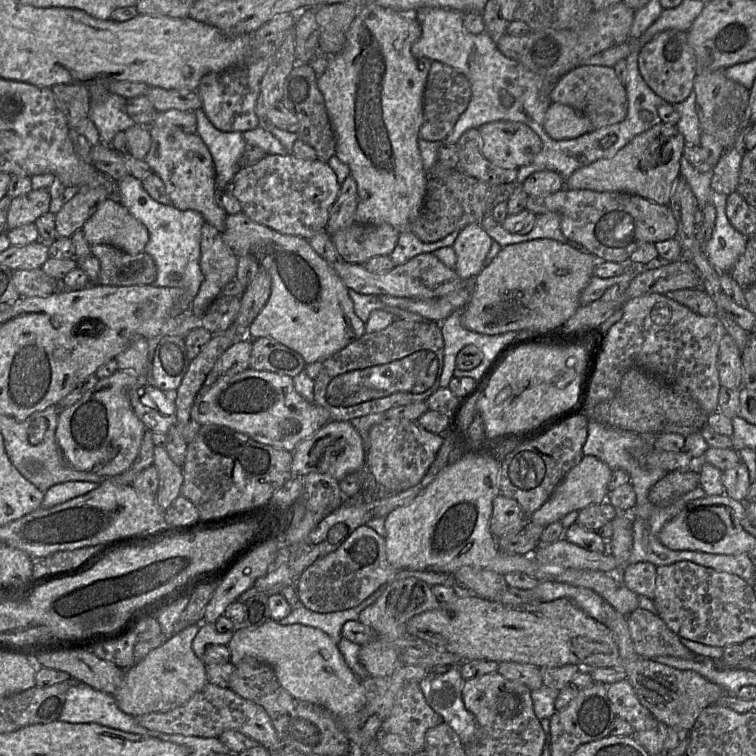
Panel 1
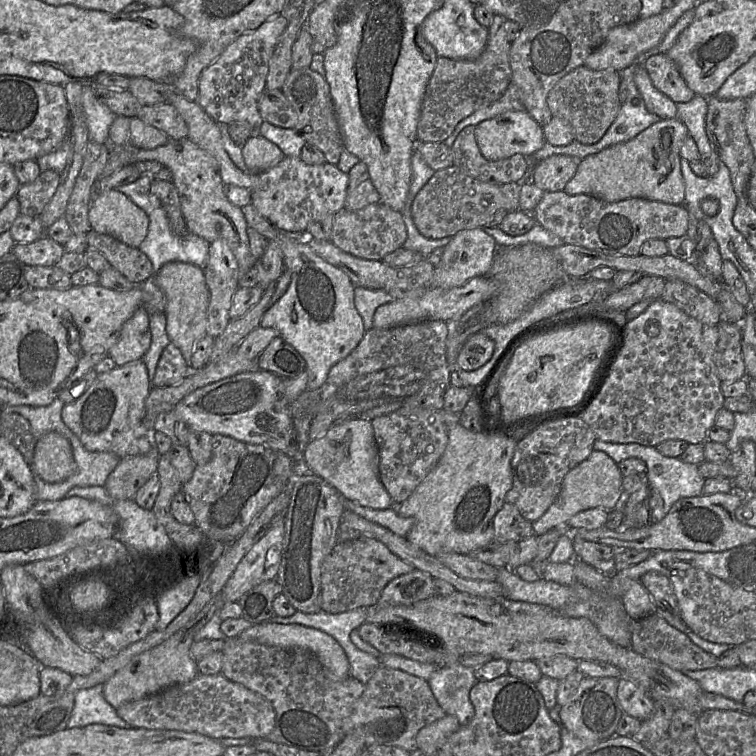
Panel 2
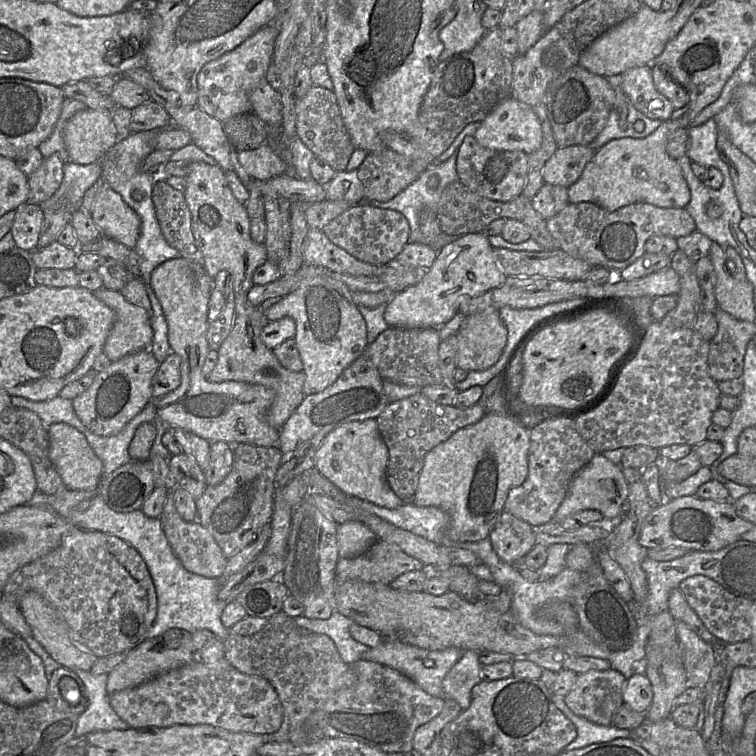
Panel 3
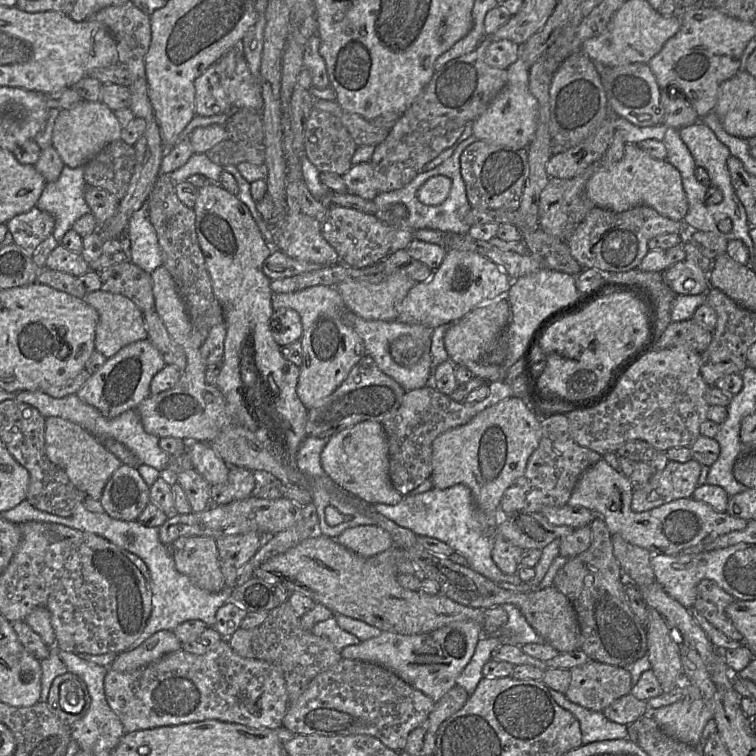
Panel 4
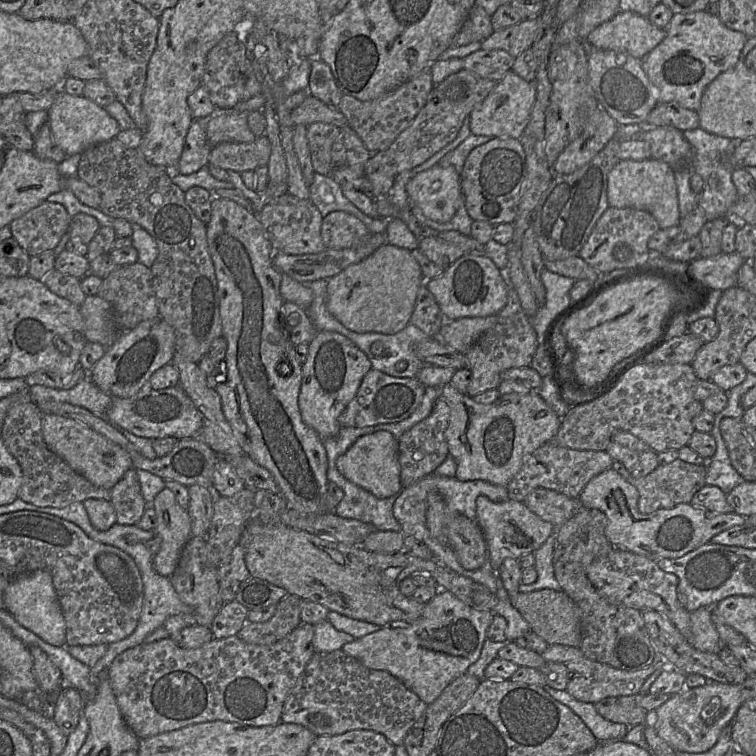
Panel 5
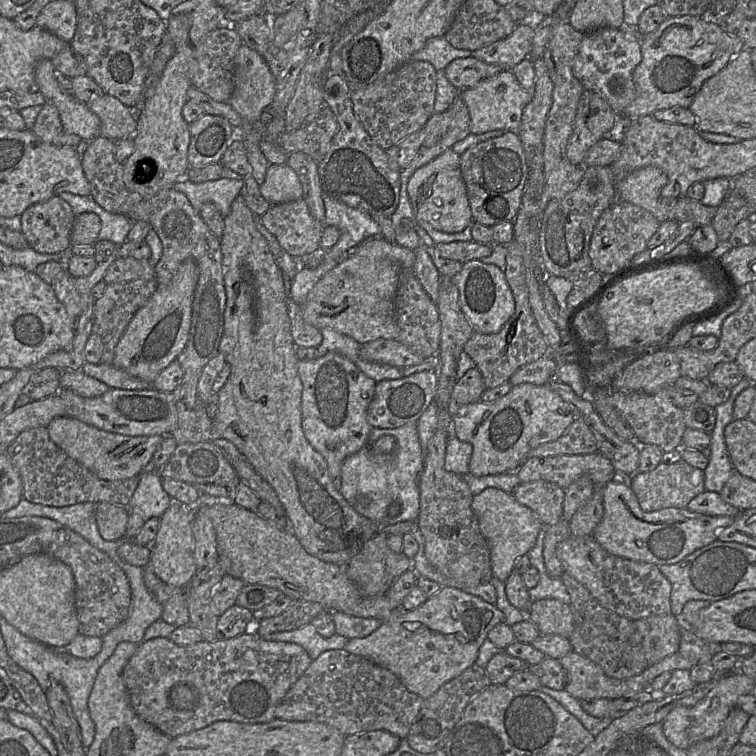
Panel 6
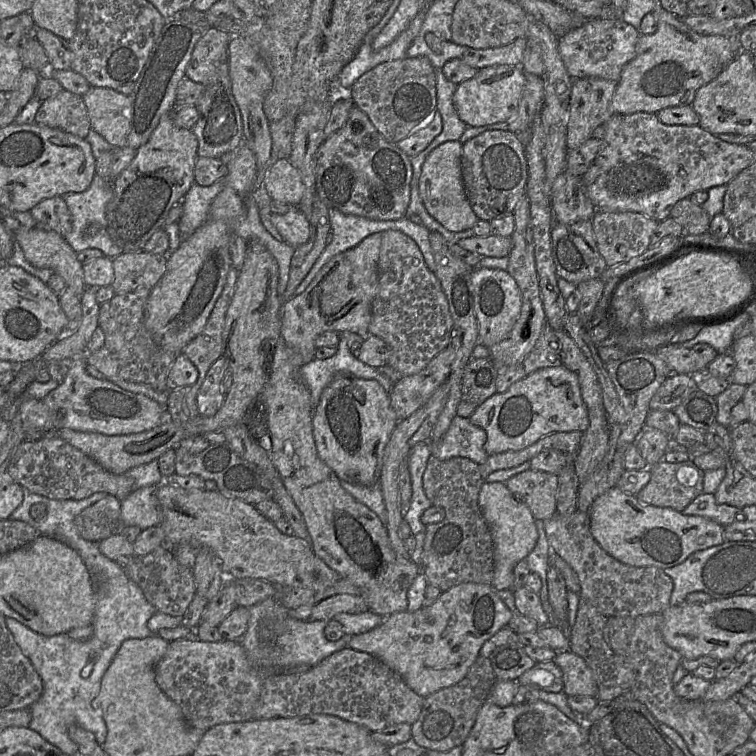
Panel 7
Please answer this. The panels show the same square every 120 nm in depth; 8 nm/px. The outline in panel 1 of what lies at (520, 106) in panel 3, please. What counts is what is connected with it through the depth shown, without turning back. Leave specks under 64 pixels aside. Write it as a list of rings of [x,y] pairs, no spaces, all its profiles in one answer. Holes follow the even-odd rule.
[[[494,121],[478,130],[482,155],[497,167],[519,169],[530,164],[542,148],[538,135],[521,122]]]

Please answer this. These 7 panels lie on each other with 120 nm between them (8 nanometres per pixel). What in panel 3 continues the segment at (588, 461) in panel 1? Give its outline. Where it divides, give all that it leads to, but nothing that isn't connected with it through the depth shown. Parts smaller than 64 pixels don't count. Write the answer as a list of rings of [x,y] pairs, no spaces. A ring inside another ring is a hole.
[[[595,453],[592,459],[572,477],[566,496],[551,521],[559,524],[570,514],[586,509],[599,511],[606,520],[613,520],[619,516],[621,505],[628,494],[629,484],[620,466],[612,463],[602,454]]]

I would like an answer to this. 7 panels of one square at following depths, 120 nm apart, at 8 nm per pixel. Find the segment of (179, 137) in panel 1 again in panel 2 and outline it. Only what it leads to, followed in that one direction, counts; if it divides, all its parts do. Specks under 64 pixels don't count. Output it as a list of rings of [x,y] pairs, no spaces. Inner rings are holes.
[[[188,138],[170,139],[166,144],[151,150],[136,148],[131,144],[126,144],[125,147],[110,154],[100,178],[141,161],[161,163],[172,174],[172,183],[177,188],[181,211],[189,232],[205,239],[208,243],[217,239],[225,240],[237,260],[239,277],[256,264],[258,259],[250,251],[246,219],[241,208],[233,205],[225,196],[219,164],[213,155]]]

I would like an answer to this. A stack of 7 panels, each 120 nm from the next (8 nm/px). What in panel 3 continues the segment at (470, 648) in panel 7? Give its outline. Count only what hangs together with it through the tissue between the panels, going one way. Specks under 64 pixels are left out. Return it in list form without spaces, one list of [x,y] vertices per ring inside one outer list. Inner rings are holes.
[[[384,639],[378,646],[369,648],[362,655],[362,659],[389,666],[410,678],[426,693],[435,697],[444,698],[442,689],[443,679],[461,658],[463,653],[464,651],[462,649],[456,647],[430,651],[408,643],[402,643],[395,639]]]

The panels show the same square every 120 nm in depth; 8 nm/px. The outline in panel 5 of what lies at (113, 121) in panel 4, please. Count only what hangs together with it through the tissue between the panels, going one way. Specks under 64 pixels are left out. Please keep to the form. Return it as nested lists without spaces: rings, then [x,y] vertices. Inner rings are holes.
[[[60,87],[57,91],[56,100],[48,109],[49,125],[55,143],[66,156],[82,154],[91,146],[116,138],[121,131],[118,122],[107,113],[104,107],[83,96],[71,96]]]

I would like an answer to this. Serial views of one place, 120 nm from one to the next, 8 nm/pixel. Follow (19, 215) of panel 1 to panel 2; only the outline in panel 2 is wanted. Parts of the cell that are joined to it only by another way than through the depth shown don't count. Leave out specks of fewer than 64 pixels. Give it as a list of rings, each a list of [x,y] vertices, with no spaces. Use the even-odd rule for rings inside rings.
[[[46,170],[32,183],[21,185],[15,196],[20,204],[20,214],[40,216],[56,193],[59,182],[59,173]]]

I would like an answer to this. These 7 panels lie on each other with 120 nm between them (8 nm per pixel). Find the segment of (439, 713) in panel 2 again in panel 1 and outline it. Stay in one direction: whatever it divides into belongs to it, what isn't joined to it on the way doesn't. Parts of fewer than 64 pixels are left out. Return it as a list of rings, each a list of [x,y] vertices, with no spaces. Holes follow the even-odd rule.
[[[410,682],[399,692],[381,732],[398,735],[414,752],[419,752],[425,748],[427,730],[442,722],[443,718],[427,704],[419,682]]]

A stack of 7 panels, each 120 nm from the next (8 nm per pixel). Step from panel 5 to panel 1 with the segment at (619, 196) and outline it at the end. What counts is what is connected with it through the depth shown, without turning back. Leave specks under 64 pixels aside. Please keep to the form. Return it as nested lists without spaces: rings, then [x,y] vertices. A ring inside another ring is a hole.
[[[660,123],[635,136],[620,149],[614,157],[600,159],[574,171],[566,180],[565,188],[570,190],[591,190],[596,192],[623,192],[638,195],[659,205],[668,205],[674,182],[680,176],[680,160],[685,148],[683,135],[675,125]]]

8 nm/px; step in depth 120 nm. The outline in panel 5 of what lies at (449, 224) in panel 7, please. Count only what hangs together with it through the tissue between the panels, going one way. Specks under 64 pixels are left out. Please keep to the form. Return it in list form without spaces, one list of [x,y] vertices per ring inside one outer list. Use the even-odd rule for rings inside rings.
[[[437,163],[409,180],[406,193],[409,204],[419,207],[425,216],[436,222],[448,222],[462,203],[461,176],[453,166],[442,167]]]

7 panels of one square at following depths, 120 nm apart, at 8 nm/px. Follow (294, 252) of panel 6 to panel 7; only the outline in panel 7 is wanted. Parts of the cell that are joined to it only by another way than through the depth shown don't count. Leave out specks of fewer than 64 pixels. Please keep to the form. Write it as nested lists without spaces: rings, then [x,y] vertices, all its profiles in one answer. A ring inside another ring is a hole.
[[[293,207],[285,214],[271,213],[270,221],[284,242],[297,248],[310,237],[311,226],[299,207]]]

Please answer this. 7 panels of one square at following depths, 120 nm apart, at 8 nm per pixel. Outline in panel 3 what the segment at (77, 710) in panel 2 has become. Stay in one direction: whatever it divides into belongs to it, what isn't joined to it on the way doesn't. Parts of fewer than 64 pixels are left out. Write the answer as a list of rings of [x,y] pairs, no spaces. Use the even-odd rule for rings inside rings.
[[[80,669],[73,671],[82,681],[87,698],[87,706],[77,718],[74,736],[80,737],[96,731],[130,728],[110,705],[109,694],[106,690],[108,674],[94,675],[90,671]]]

